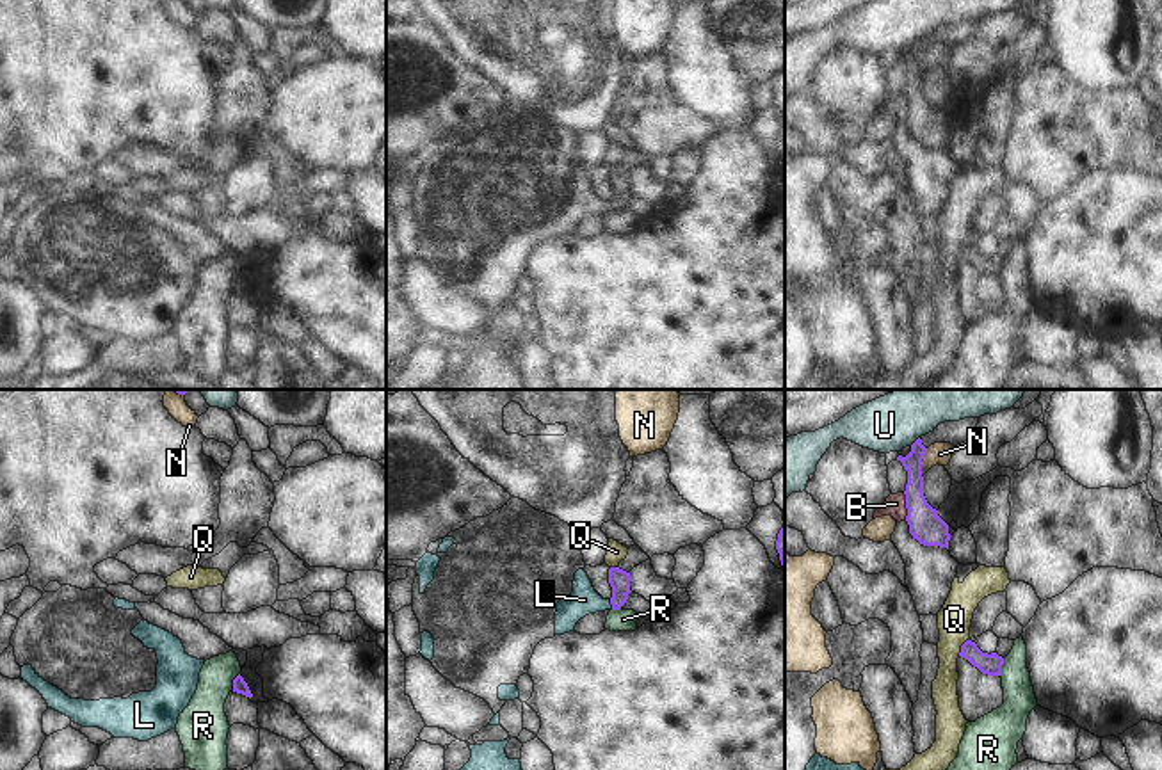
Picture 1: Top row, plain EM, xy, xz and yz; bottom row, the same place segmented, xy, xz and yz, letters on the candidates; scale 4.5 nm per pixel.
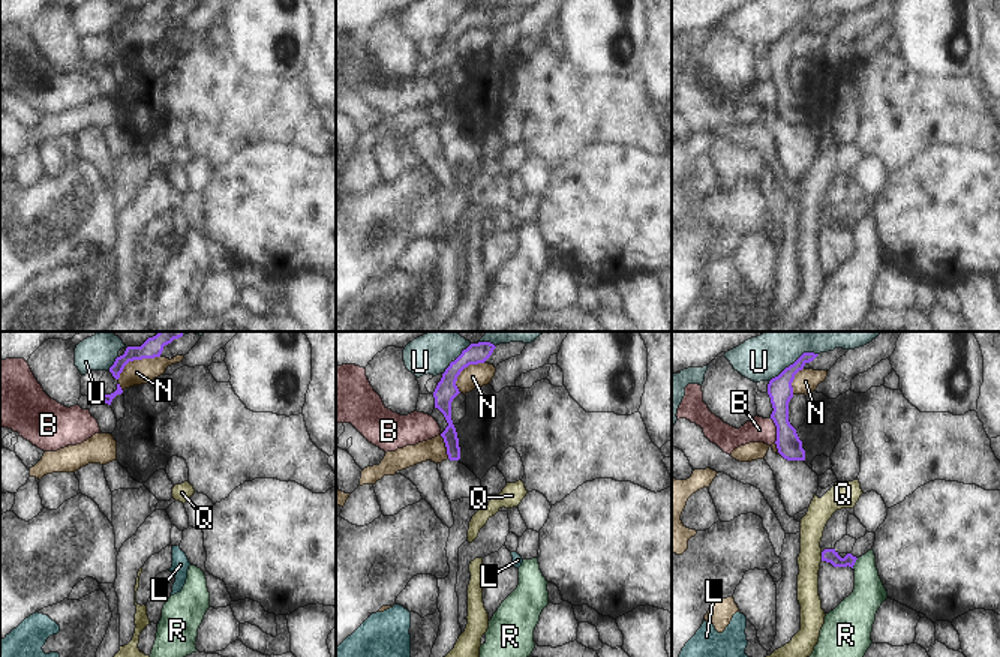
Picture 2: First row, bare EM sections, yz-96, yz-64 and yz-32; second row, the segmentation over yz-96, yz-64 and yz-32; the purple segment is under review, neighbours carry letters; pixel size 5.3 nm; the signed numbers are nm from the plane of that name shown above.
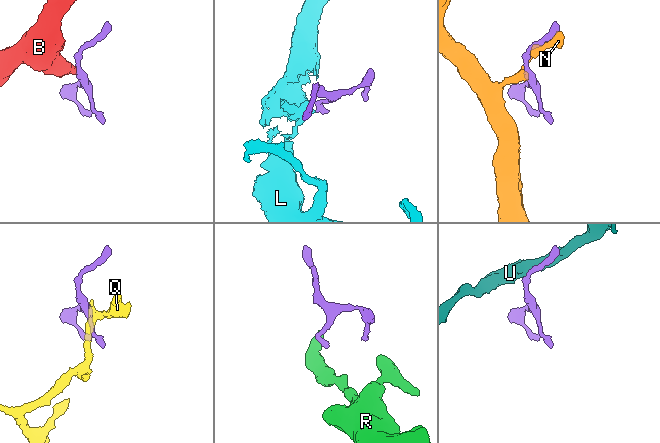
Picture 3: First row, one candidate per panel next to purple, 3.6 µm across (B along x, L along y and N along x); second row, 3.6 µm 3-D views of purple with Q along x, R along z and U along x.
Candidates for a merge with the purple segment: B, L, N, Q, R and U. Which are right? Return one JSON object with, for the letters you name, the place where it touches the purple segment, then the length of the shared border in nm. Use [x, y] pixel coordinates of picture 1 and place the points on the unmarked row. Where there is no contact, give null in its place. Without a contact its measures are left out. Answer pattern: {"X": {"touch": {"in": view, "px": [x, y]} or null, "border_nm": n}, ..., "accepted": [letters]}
{"L": {"touch": {"in": "xz", "px": [611, 205]}, "border_nm": 50}, "accepted": ["L"]}

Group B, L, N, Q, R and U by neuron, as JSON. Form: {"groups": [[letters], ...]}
{"groups": [["B"], ["L"], ["N"], ["Q"], ["R"], ["U"]]}

